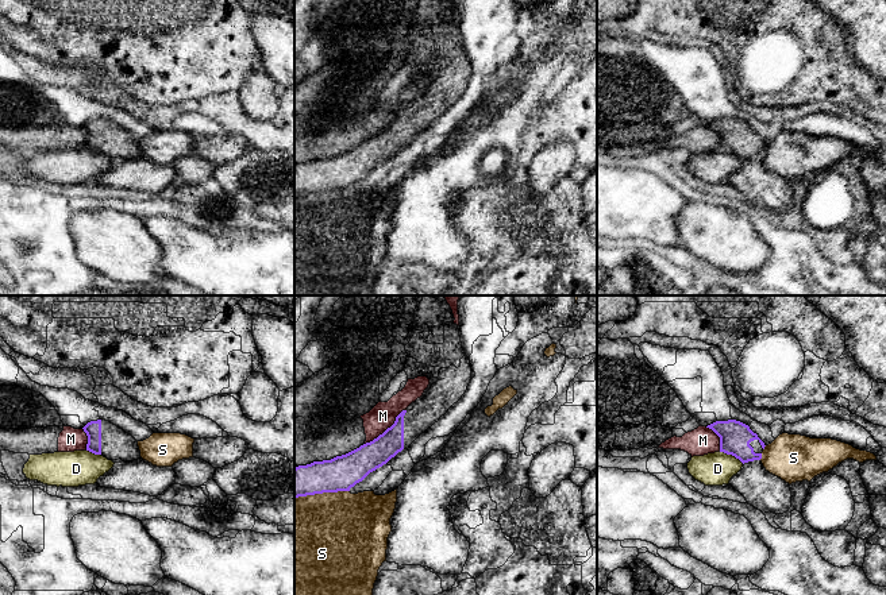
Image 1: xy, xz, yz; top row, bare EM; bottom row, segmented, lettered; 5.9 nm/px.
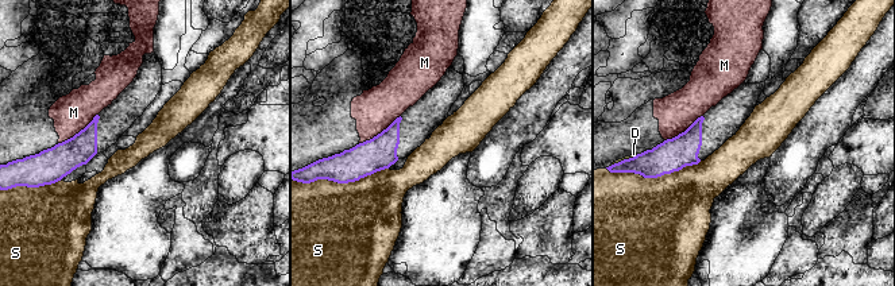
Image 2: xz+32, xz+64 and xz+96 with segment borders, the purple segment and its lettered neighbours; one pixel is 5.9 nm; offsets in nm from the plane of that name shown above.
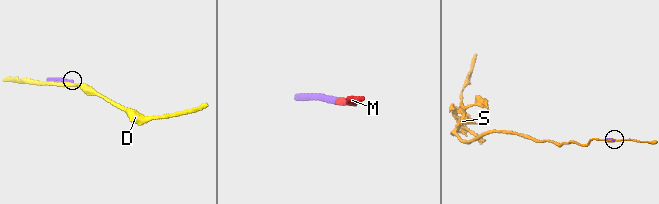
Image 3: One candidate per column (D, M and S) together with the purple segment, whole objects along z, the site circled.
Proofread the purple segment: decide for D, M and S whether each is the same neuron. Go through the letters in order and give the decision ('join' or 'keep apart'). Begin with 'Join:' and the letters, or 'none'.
Join: none
D: keep apart
M: keep apart
S: keep apart

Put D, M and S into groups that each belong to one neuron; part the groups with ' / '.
D / M / S

